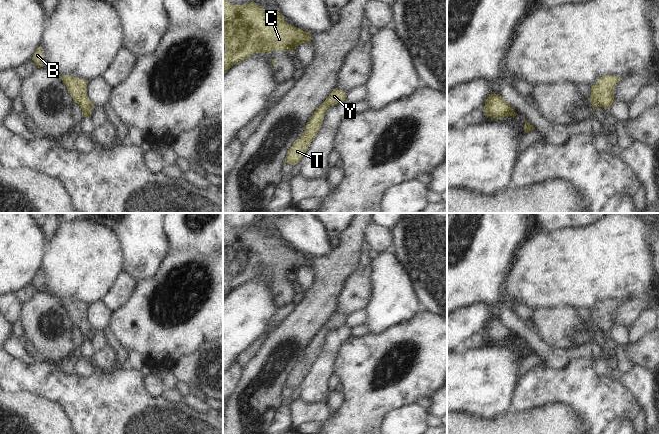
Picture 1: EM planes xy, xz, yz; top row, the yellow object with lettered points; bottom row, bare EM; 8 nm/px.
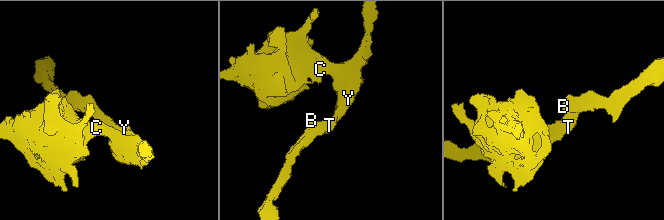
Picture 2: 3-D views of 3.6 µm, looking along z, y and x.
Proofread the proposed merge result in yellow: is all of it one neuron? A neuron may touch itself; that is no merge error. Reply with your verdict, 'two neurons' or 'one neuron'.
one neuron

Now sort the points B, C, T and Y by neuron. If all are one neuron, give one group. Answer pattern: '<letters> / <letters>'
B C T Y

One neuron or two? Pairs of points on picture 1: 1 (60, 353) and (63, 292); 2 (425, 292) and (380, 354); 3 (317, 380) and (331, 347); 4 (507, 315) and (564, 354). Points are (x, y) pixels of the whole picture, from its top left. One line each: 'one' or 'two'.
1: two
2: two
3: one
4: one

